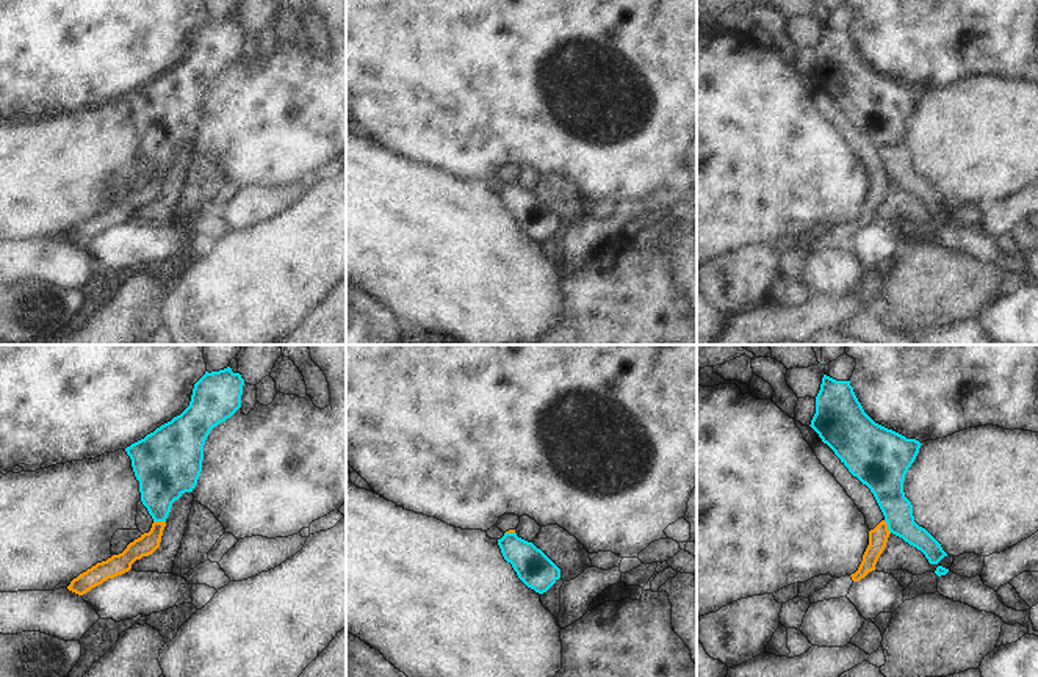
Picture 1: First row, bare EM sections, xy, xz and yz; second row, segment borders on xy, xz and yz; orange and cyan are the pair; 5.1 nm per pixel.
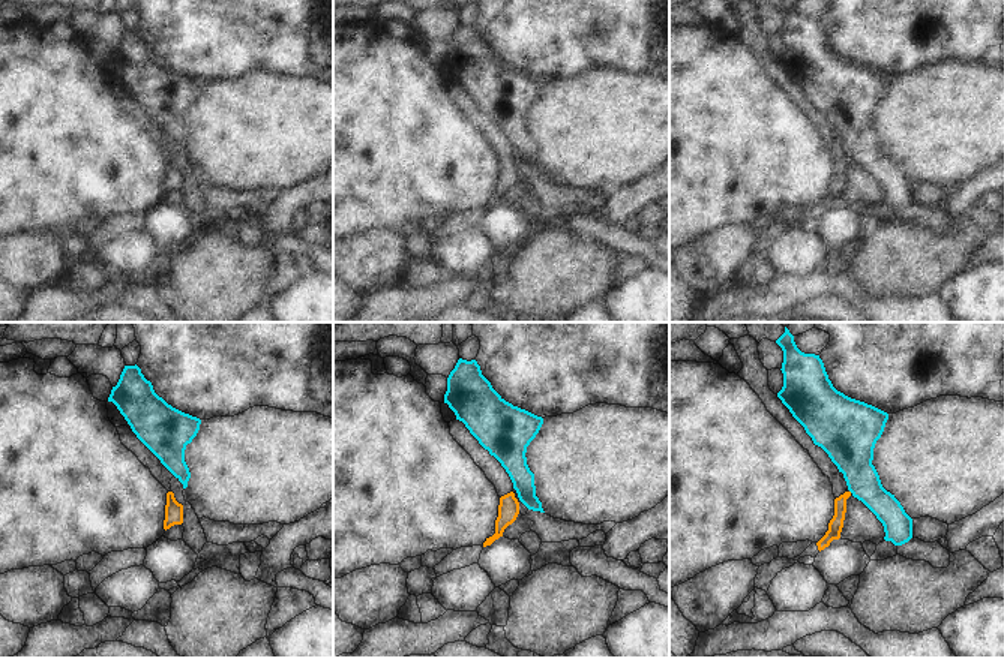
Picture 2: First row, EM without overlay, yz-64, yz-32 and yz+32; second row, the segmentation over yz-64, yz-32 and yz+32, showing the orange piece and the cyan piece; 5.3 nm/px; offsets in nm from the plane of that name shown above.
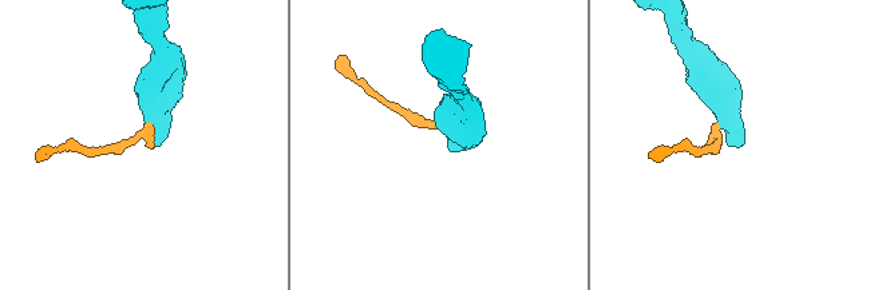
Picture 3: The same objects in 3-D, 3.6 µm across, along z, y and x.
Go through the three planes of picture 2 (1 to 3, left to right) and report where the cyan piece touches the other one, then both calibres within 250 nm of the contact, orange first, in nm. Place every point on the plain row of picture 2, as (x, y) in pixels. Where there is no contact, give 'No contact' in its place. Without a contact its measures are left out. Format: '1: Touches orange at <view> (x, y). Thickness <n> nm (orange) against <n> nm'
1: No contact
2: No contact
3: No contact.

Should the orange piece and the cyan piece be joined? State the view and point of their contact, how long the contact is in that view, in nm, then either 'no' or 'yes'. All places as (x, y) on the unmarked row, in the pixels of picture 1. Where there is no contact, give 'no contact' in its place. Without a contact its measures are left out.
meets orange in yz at (886, 176); contact 80 nm long; no

